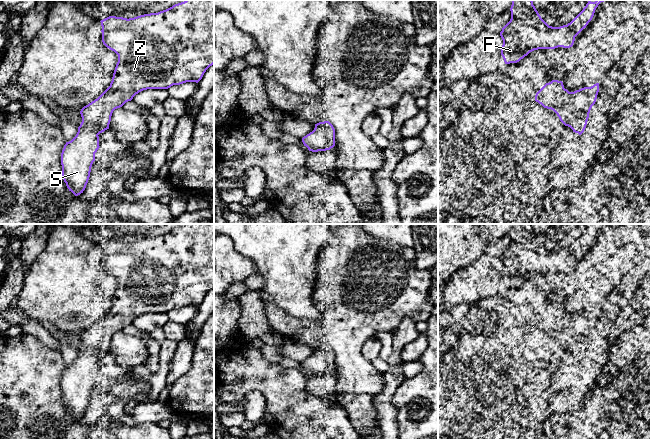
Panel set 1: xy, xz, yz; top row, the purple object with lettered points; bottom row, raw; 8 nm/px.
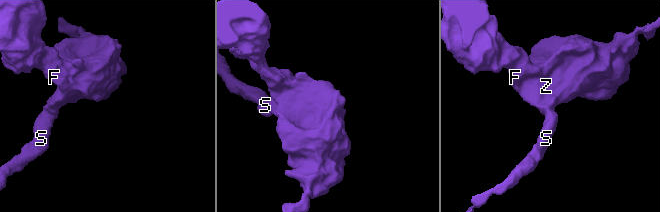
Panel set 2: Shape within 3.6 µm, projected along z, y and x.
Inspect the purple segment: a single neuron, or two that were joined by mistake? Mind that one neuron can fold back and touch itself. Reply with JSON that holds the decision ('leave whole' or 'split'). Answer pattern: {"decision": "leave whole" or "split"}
{"decision": "leave whole"}

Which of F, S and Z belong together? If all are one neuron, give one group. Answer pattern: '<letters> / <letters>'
F S Z

